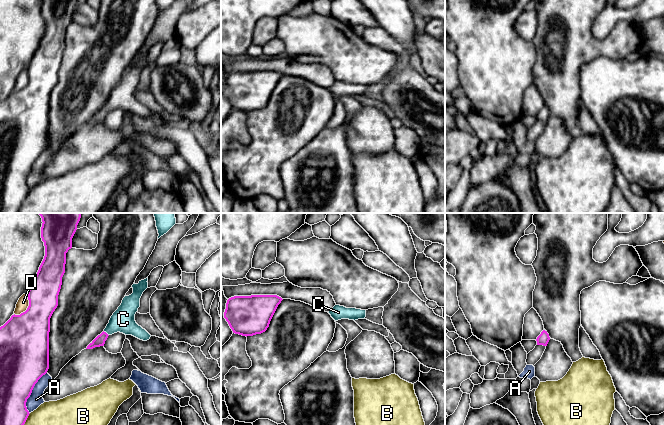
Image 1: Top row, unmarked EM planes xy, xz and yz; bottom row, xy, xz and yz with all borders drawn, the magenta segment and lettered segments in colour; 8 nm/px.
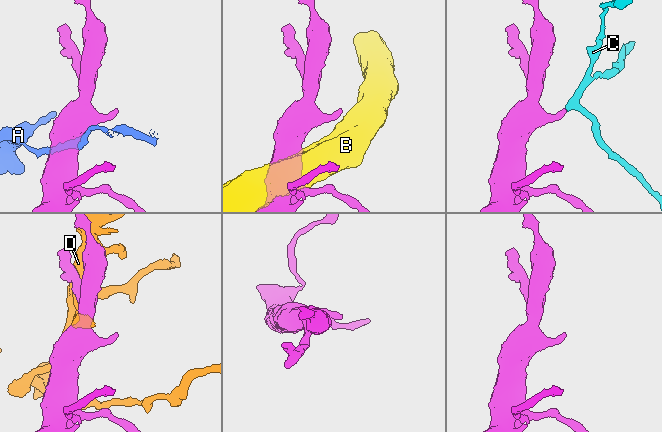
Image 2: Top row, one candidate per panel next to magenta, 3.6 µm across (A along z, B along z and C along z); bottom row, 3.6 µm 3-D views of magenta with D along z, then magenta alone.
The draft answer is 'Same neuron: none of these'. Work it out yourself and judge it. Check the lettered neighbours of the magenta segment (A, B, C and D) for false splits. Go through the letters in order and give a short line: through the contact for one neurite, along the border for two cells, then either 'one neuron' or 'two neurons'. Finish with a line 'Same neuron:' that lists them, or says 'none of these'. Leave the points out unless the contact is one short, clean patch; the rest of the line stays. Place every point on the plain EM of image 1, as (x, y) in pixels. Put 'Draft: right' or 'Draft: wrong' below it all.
A: two neurons
B: two neurons
C: xy (100, 116), (106, 109), (123, 95) | one neuron
D: two neurons
Same neuron: C
Draft: wrong

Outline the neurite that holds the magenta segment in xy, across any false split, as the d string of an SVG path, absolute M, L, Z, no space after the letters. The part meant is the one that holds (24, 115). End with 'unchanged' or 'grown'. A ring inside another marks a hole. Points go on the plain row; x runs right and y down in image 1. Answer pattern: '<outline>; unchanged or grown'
M42 0L45 32L27 68L29 82L20 91L12 91L0 103L0 213L19 213L30 190L26 183L27 175L35 160L49 145L50 94L58 82L66 29L72 24L77 1Z; unchanged

